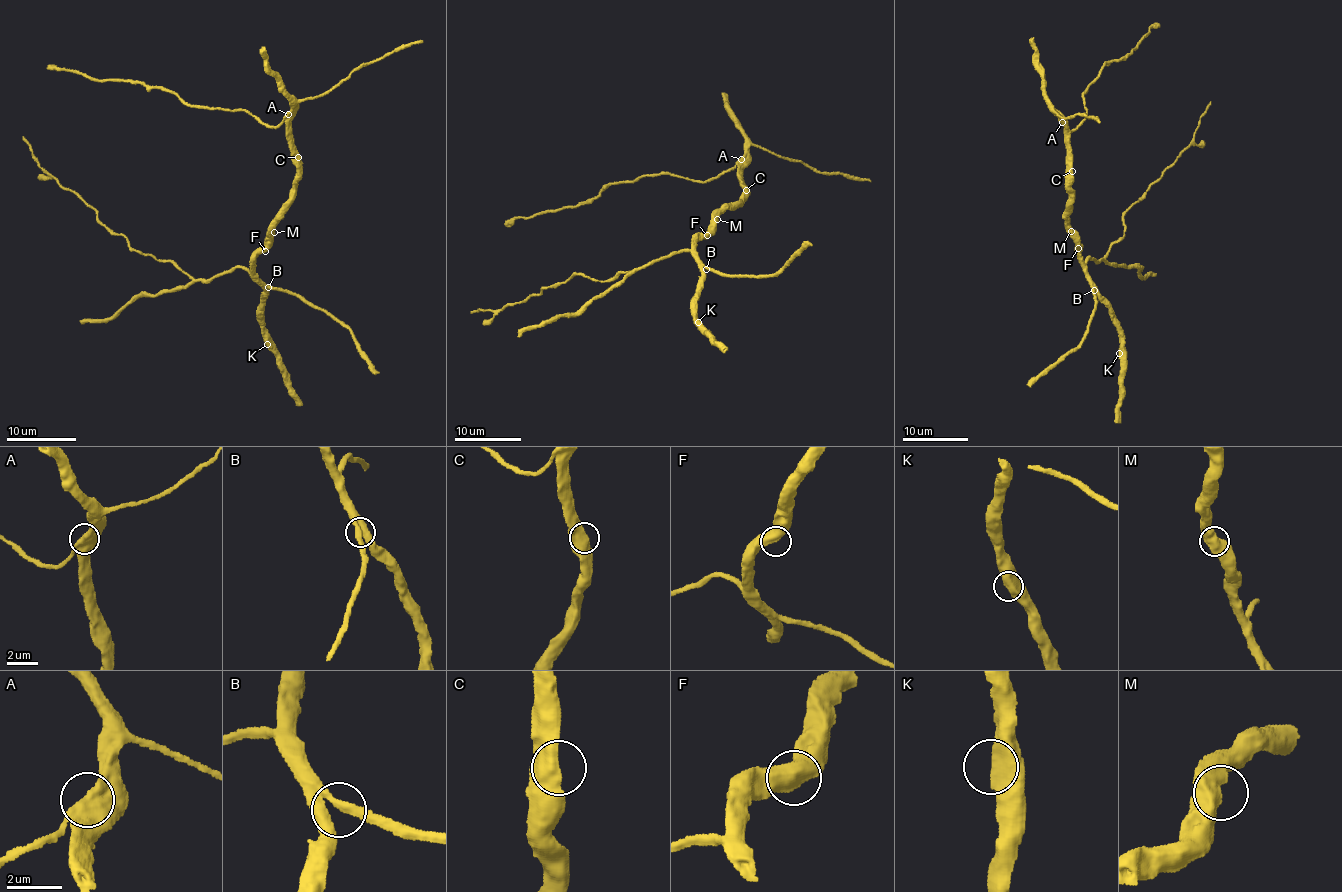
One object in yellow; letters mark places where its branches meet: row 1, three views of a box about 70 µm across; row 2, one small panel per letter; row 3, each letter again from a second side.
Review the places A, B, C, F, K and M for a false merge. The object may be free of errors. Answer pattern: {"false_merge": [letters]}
{"false_merge": []}

